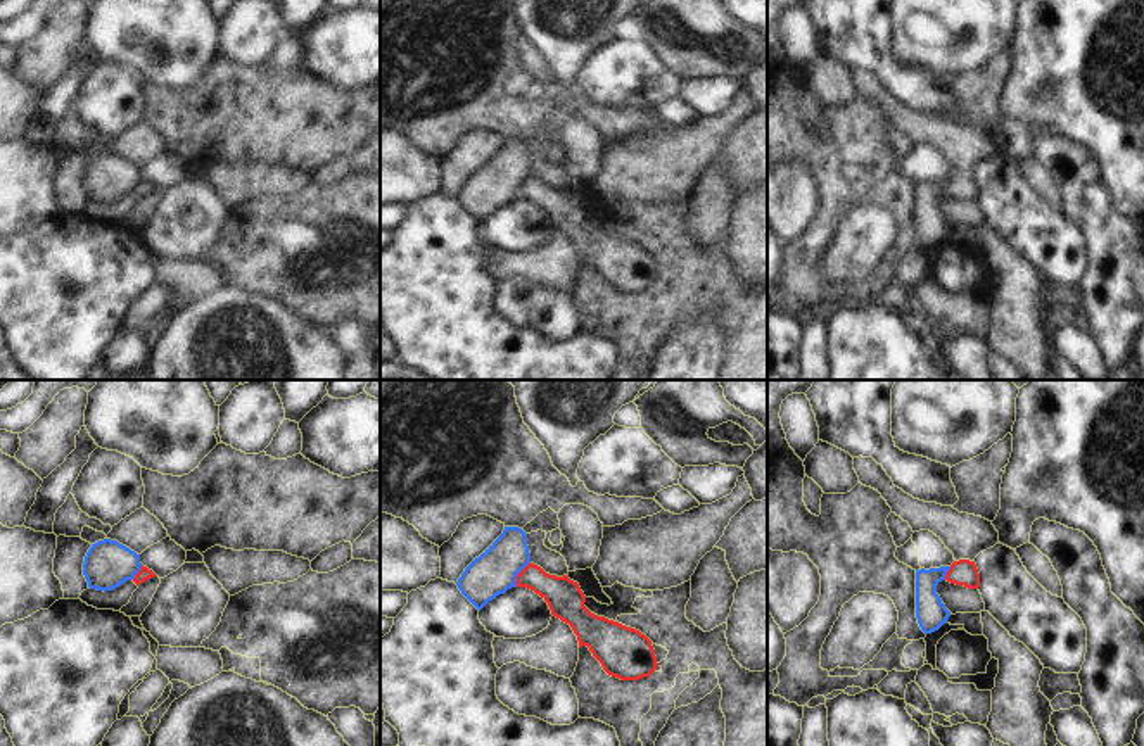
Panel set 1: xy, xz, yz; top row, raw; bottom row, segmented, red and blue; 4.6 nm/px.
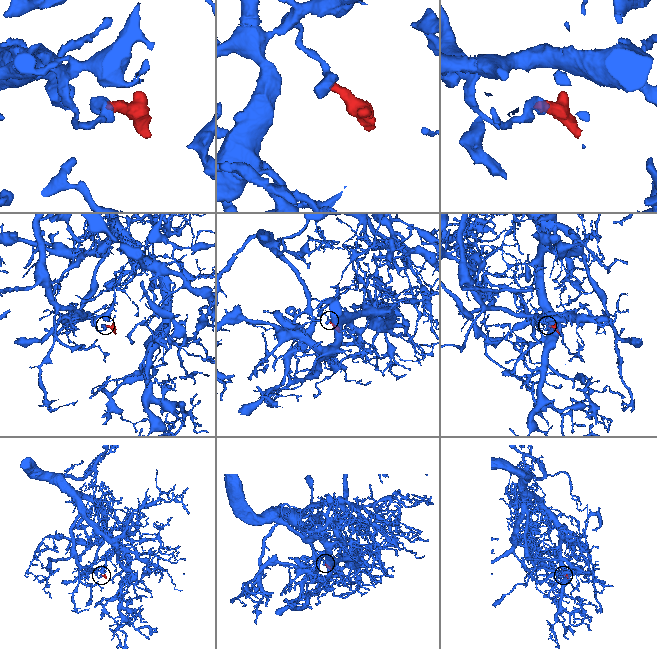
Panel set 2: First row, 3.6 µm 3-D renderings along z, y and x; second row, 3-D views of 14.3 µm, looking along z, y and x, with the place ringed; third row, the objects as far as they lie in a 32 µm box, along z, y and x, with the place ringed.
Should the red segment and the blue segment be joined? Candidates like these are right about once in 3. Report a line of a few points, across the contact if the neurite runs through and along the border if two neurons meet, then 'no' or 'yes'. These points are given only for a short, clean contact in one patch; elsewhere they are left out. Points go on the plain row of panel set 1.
line xz (529, 175), (517, 189), (515, 199); no

